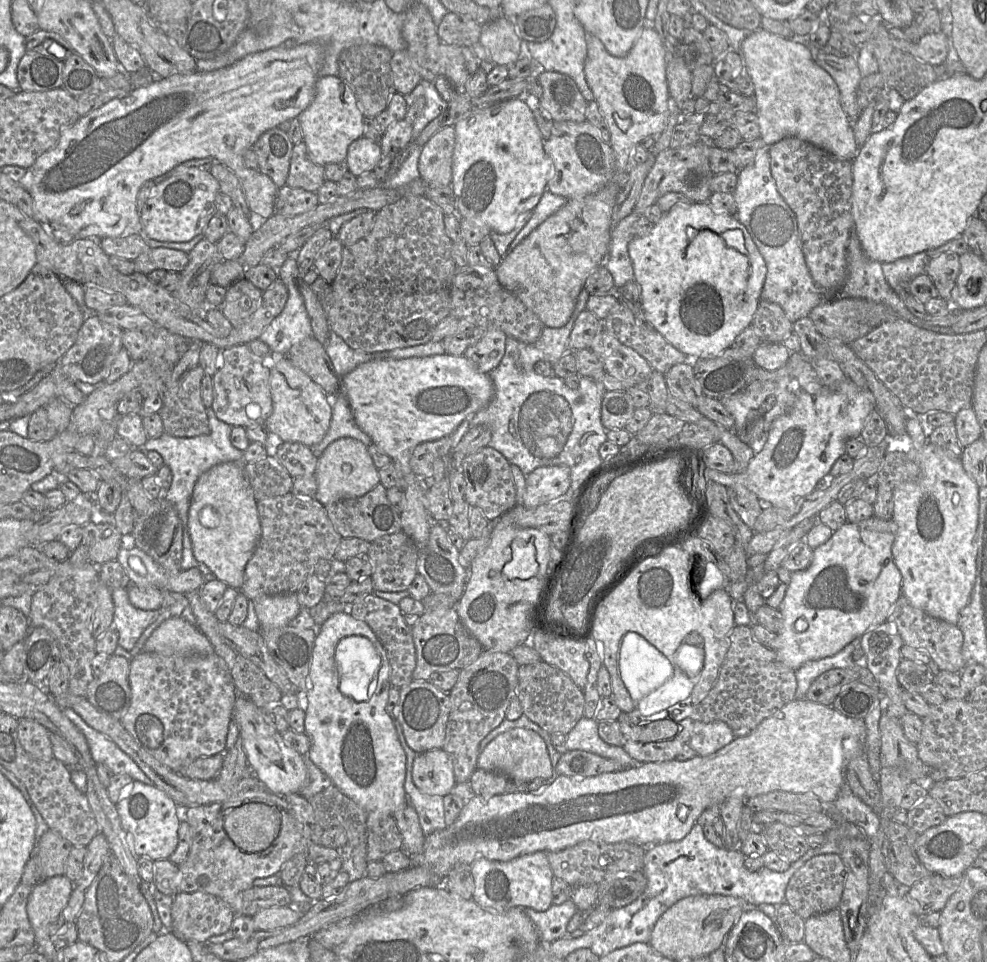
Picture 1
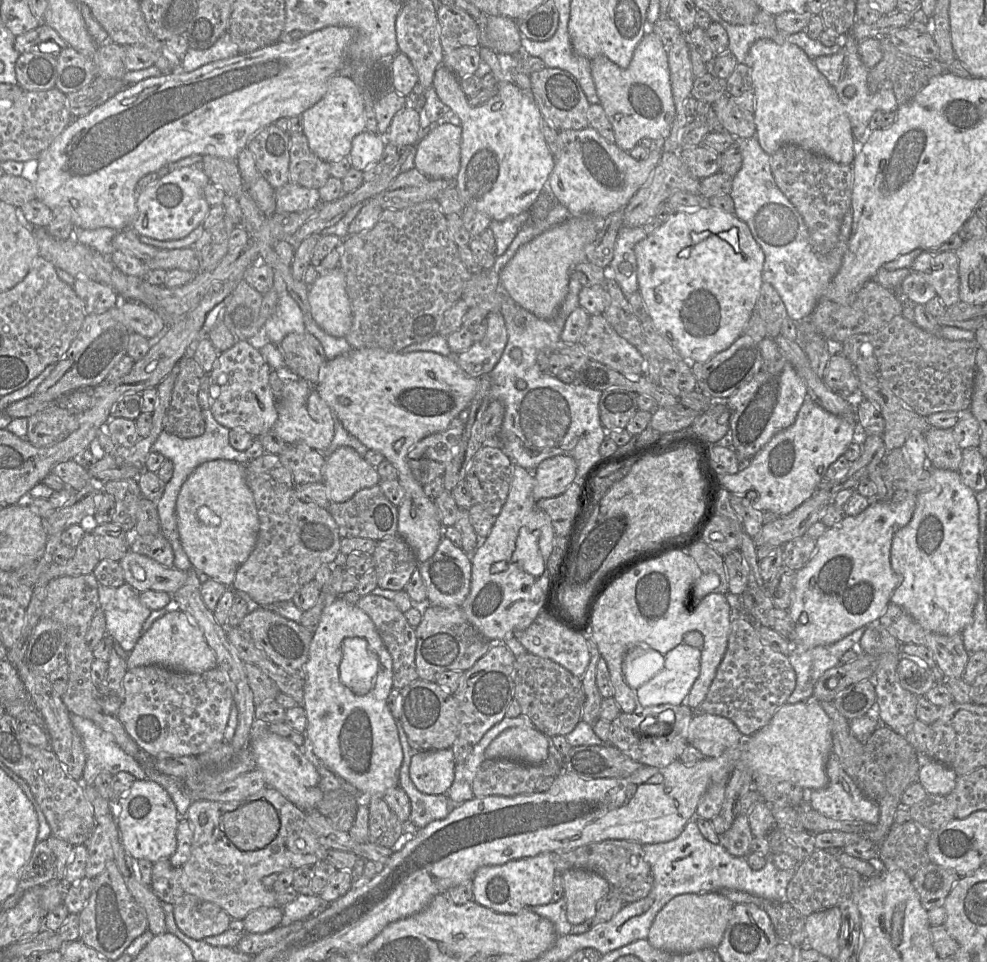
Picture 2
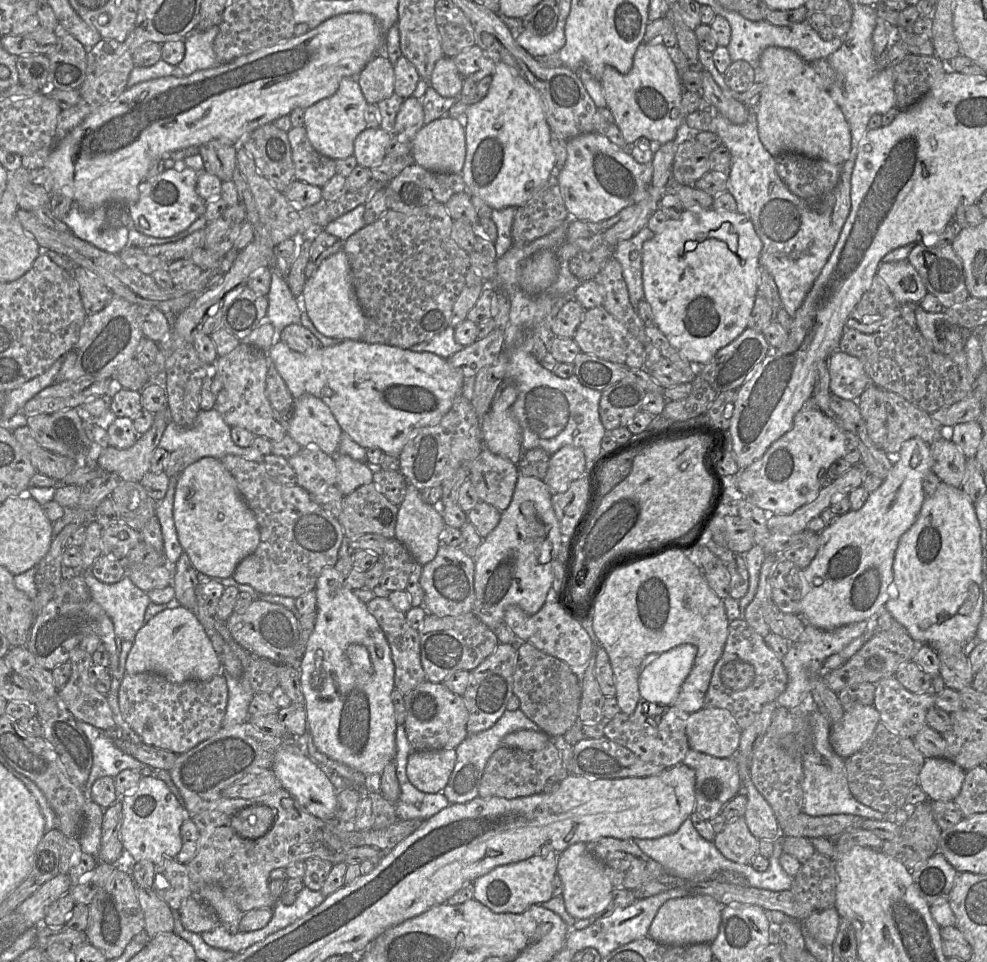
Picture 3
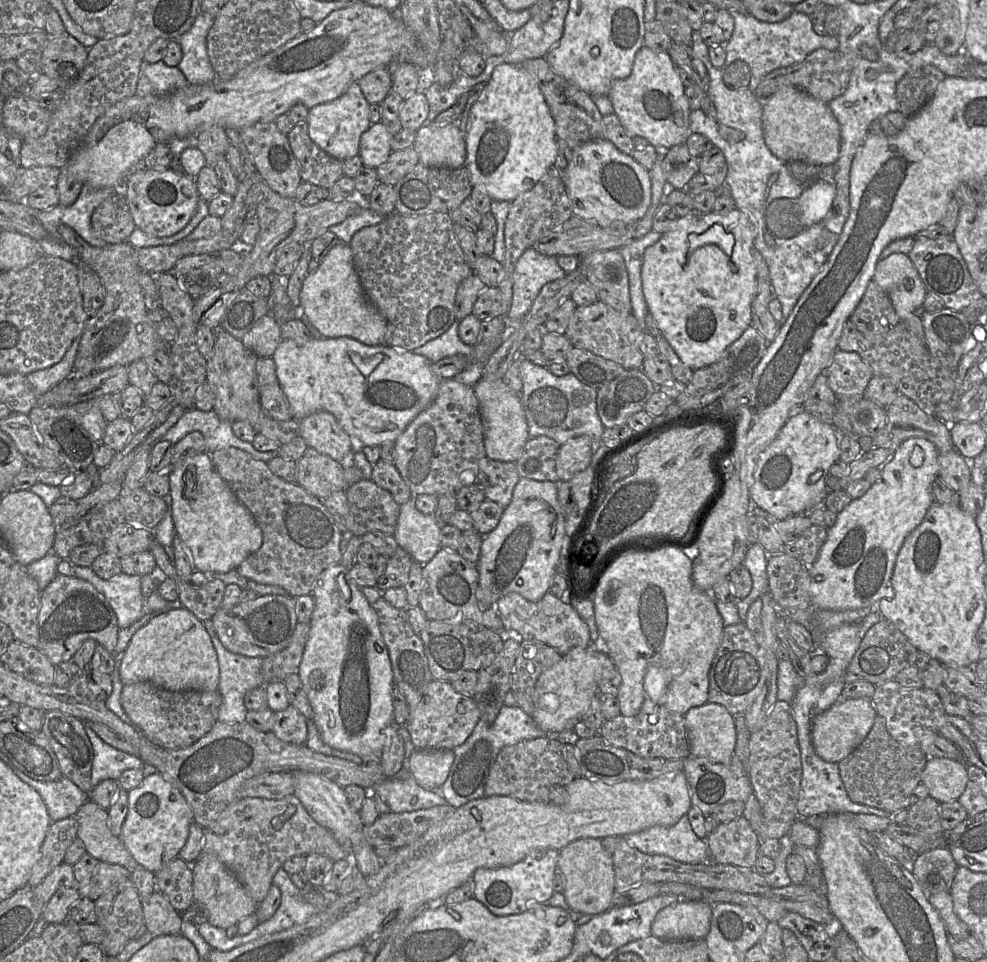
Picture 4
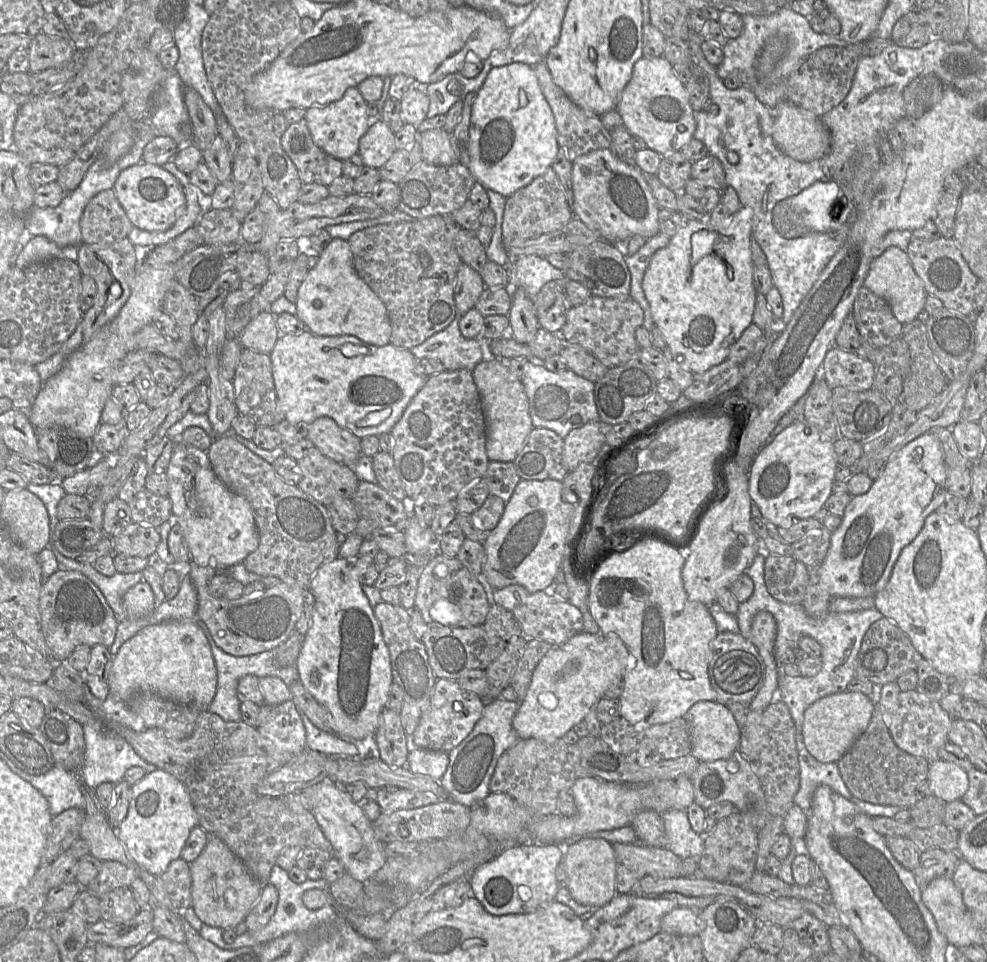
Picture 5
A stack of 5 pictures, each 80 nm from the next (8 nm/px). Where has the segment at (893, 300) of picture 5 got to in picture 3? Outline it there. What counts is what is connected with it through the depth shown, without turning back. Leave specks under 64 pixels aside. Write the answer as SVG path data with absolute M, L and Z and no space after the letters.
M908 260L882 263L877 276L900 304L919 304L928 293L922 278Z

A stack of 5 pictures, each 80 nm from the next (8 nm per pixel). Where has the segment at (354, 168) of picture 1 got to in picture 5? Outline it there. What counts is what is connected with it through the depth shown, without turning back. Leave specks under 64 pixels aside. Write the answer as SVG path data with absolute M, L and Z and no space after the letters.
M372 119L367 132L360 138L358 154L364 166L380 169L396 151L395 133L382 119Z

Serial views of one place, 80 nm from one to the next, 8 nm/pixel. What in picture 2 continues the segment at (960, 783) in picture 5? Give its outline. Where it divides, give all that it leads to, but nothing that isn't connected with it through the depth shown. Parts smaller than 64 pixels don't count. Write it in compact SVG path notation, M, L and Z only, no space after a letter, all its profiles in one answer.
M924 760L920 767L918 780L929 794L945 796L955 788L956 772L935 760Z

